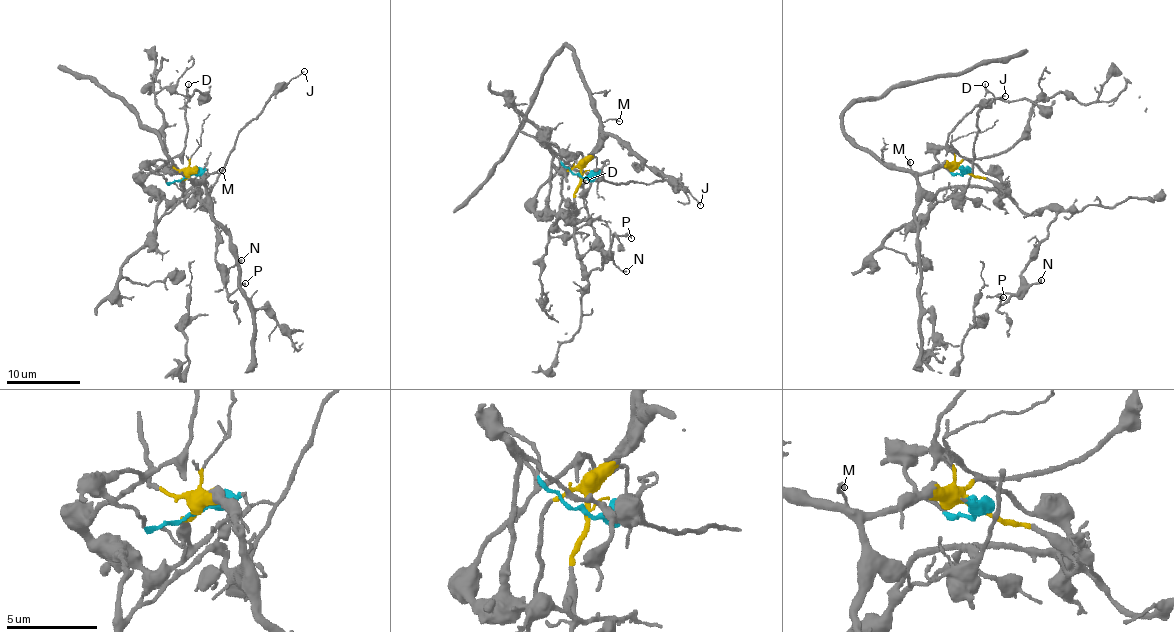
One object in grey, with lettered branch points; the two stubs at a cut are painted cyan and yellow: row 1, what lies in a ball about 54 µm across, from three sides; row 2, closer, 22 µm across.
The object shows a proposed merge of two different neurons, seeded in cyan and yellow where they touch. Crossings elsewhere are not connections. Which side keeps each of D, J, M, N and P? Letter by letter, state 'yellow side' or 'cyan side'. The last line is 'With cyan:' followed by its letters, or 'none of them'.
D: cyan side
J: cyan side
M: yellow side
N: yellow side
P: yellow side
With cyan: D, J

